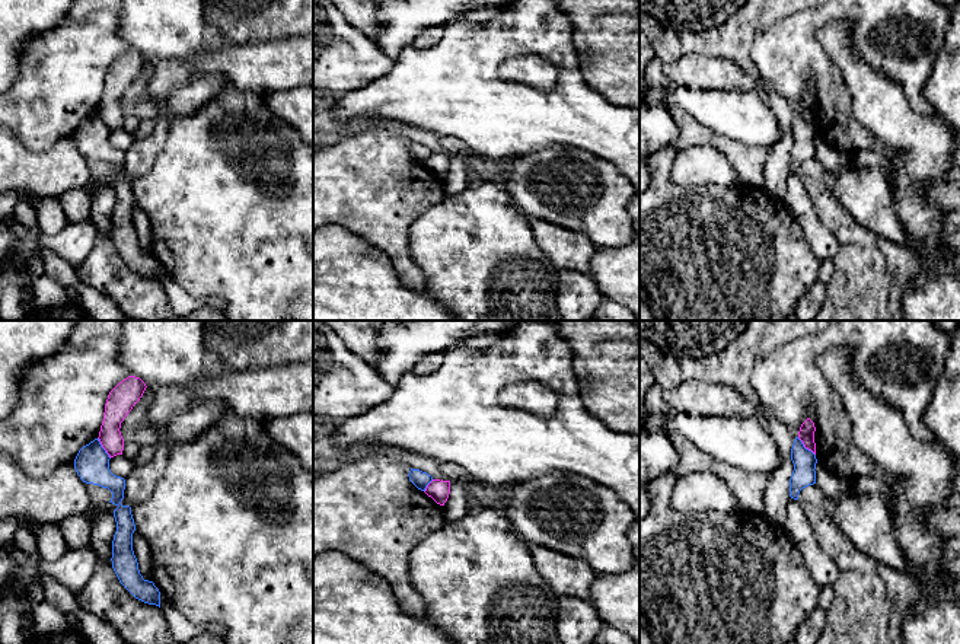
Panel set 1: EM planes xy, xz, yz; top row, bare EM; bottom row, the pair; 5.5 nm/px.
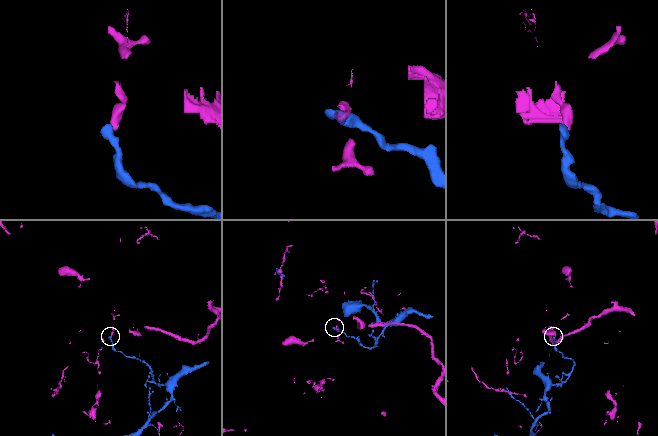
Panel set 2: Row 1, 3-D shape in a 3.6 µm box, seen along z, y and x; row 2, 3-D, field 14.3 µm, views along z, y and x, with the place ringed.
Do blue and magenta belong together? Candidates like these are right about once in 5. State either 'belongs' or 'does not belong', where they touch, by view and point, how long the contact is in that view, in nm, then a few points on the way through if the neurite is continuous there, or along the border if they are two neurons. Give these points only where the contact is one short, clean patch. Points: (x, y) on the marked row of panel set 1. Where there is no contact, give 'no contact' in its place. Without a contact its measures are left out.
does not belong; contact yz (804, 448); length 140 nm; border yz (797, 437), (815, 455)

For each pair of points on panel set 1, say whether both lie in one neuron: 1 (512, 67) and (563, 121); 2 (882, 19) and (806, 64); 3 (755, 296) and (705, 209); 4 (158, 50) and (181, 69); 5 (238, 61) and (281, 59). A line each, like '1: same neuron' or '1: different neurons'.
1: different neurons
2: same neuron
3: same neuron
4: different neurons
5: same neuron

